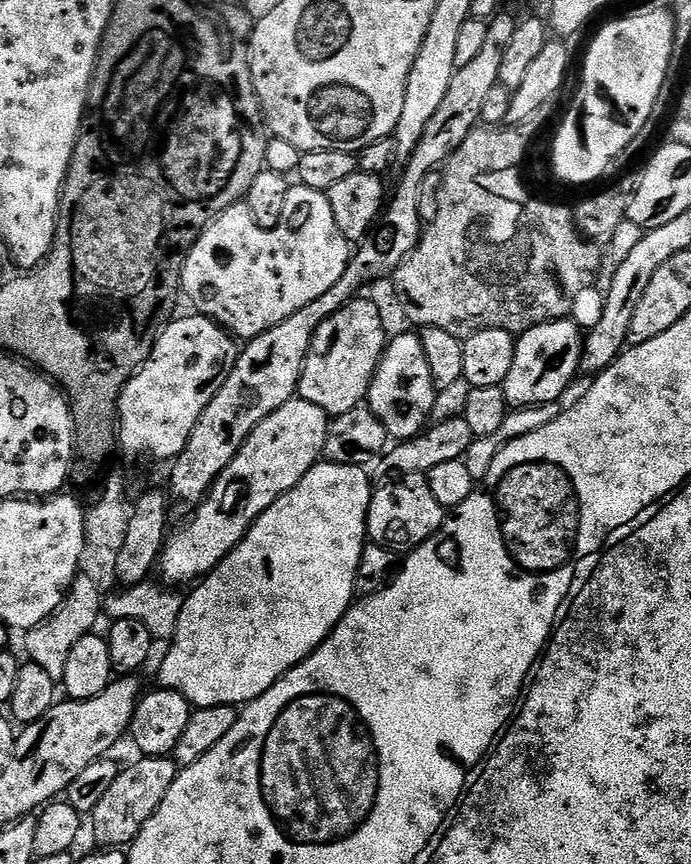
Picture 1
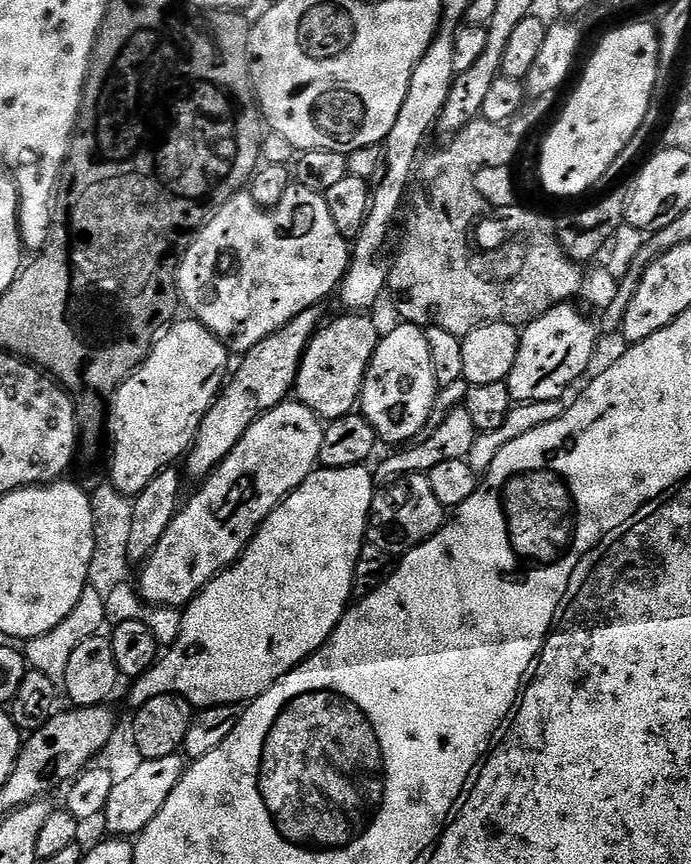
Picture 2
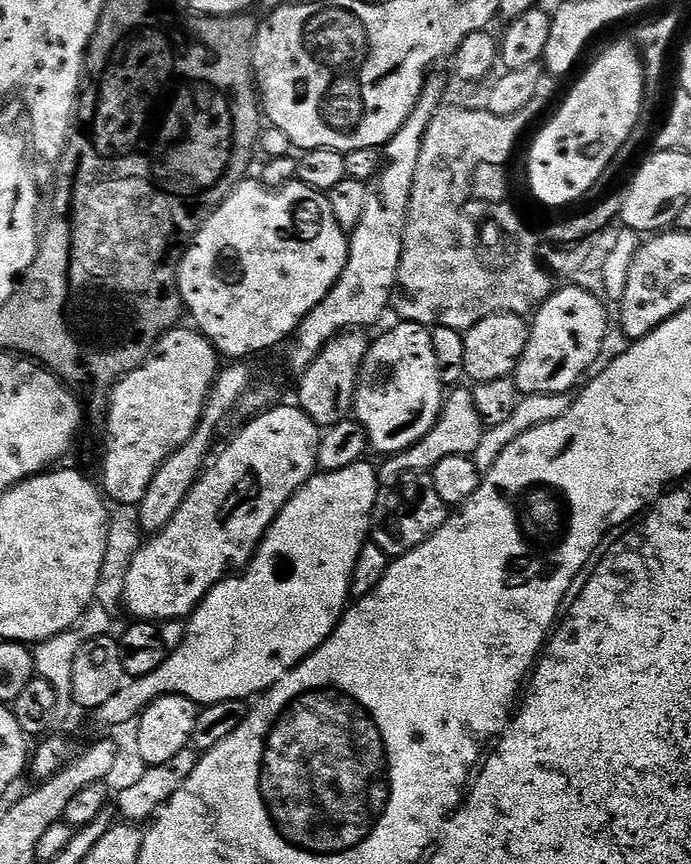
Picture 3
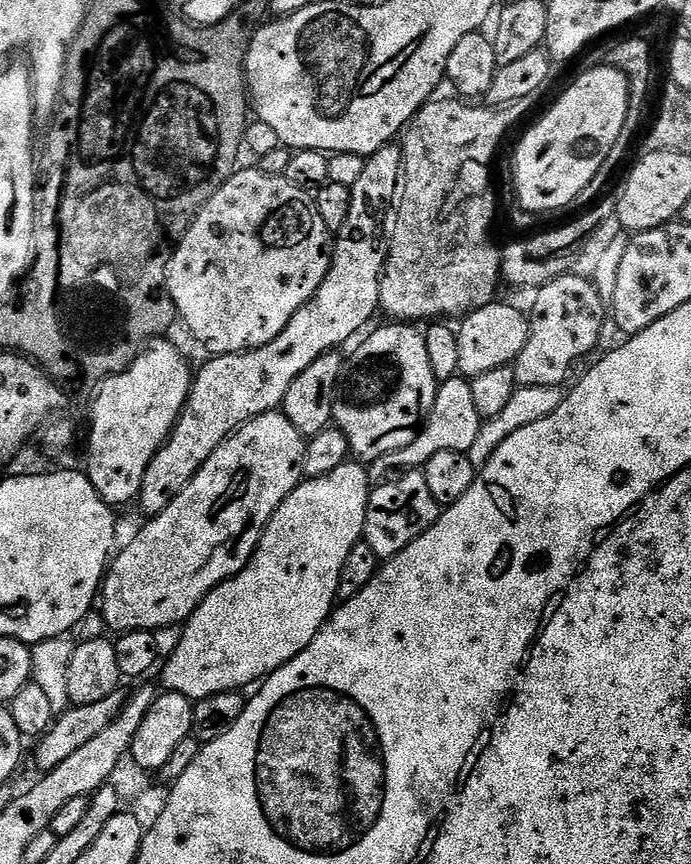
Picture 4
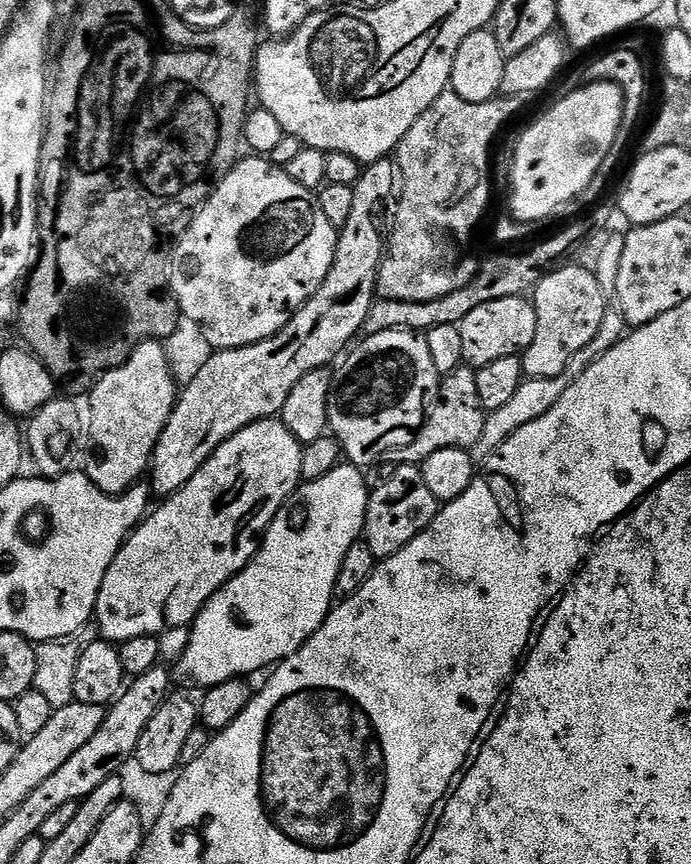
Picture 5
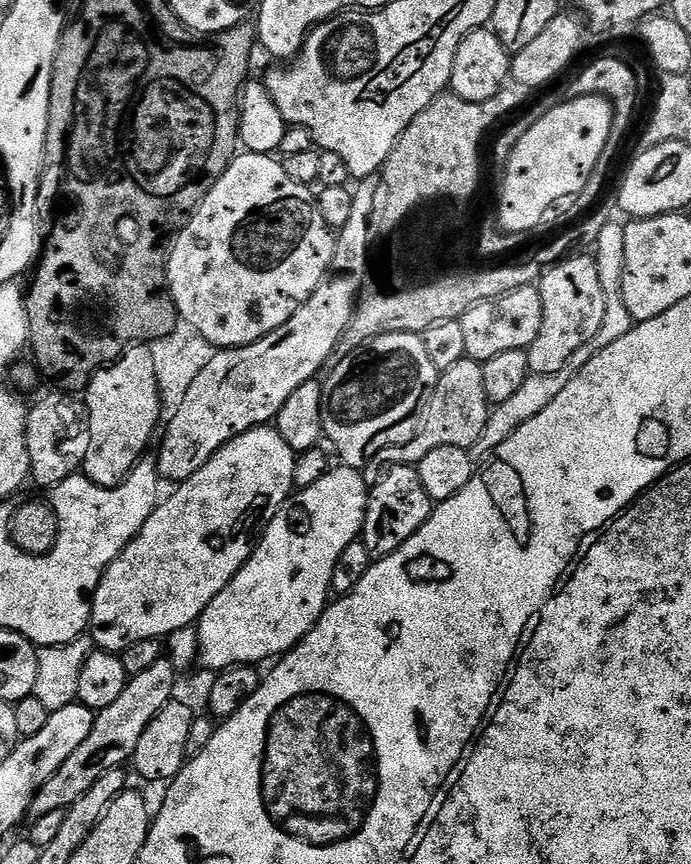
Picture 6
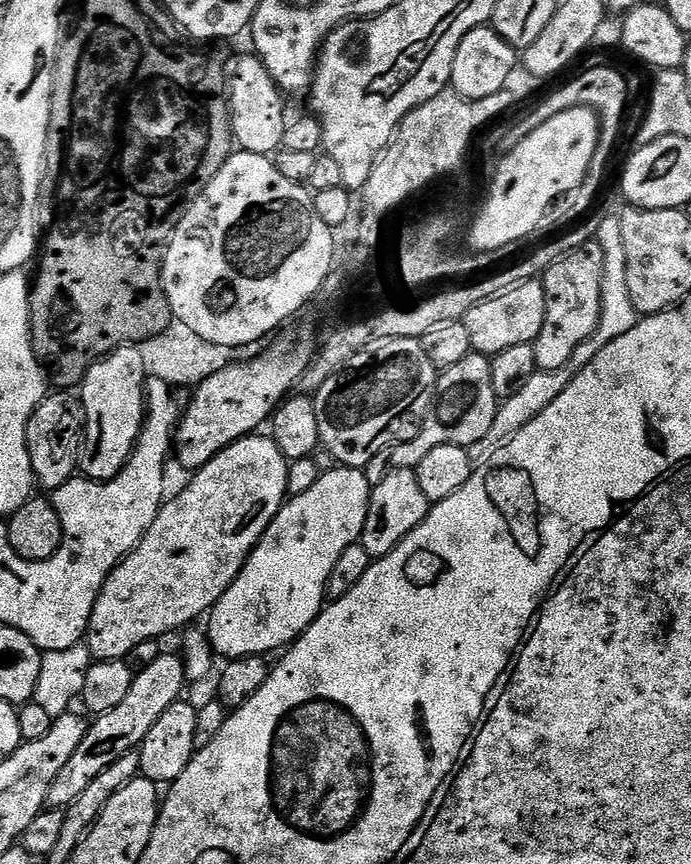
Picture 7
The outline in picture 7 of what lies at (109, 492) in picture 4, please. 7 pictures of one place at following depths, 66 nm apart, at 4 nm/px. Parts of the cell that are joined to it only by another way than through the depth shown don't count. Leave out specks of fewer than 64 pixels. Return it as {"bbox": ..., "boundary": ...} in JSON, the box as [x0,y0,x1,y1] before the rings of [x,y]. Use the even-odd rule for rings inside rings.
{"bbox":[78,347,146,480],"boundary":[[[139,347],[116,348],[104,359],[97,360],[85,374],[83,384],[79,385],[78,397],[85,412],[79,471],[90,480],[112,480],[120,475],[132,457],[136,439],[144,428],[146,369]]]}

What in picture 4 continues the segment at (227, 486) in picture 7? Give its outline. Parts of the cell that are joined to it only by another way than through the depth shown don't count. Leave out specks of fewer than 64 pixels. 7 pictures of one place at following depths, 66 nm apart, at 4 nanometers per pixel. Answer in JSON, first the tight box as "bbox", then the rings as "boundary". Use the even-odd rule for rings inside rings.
{"bbox":[98,410,307,633],"boundary":[[[280,410],[248,421],[224,440],[196,471],[182,494],[178,494],[166,510],[151,517],[148,525],[124,549],[121,547],[109,563],[98,596],[98,612],[100,608],[113,633],[155,632],[157,628],[183,625],[219,584],[237,576],[256,553],[260,536],[278,506],[305,479],[304,455],[307,449],[306,437]]]}

